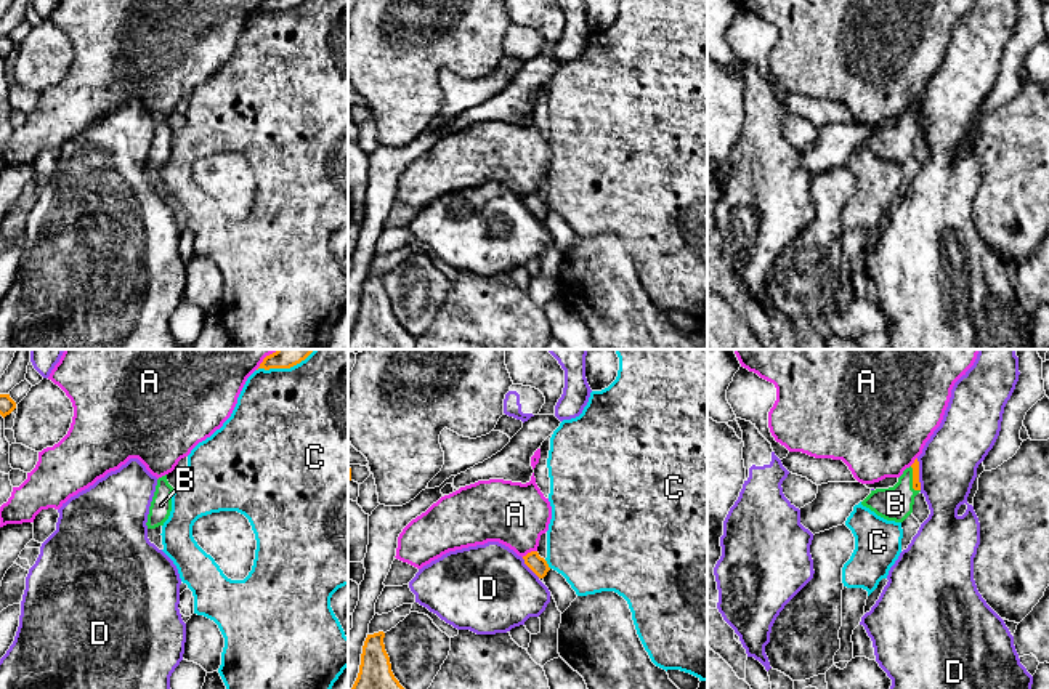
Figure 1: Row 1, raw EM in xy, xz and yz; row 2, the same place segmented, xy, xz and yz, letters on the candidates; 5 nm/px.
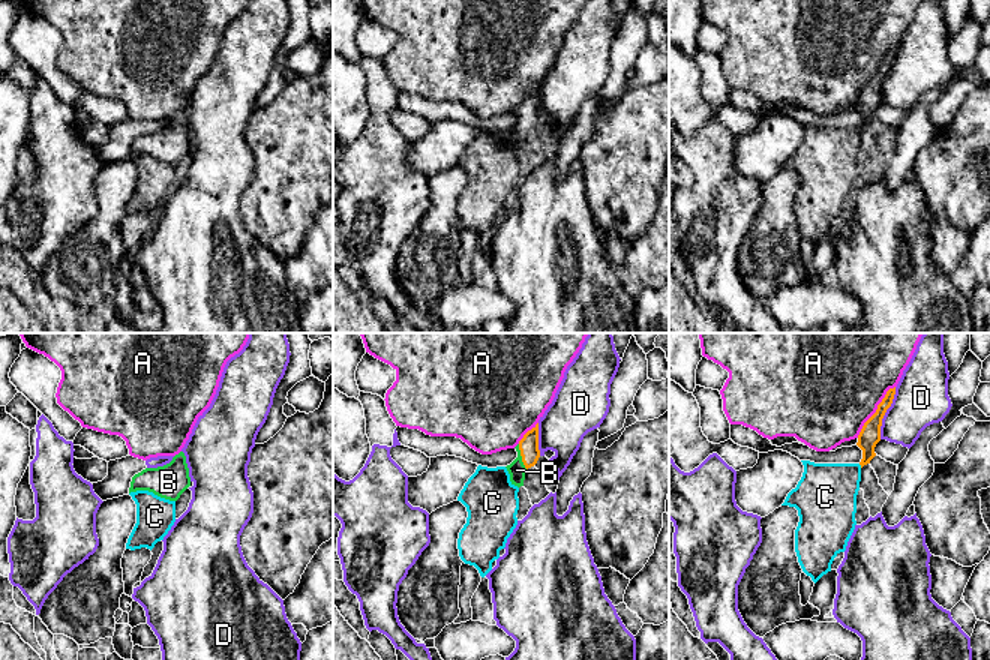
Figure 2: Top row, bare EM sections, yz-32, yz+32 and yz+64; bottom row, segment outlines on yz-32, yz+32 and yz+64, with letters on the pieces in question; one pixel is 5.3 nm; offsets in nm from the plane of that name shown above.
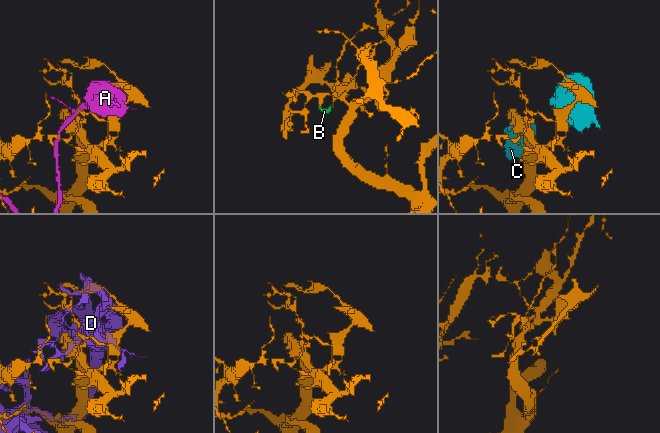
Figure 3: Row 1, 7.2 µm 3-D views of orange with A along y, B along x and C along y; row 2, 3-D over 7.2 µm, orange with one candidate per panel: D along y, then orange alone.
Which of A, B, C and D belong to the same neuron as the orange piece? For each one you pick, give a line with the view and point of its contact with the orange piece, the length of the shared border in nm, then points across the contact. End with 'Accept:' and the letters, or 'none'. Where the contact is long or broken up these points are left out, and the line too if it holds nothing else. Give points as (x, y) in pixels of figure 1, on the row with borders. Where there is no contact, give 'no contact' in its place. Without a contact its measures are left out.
B: yz (913, 481) | 140 nm | across yz (916, 484), (913, 481), (895, 503)
Accept: B

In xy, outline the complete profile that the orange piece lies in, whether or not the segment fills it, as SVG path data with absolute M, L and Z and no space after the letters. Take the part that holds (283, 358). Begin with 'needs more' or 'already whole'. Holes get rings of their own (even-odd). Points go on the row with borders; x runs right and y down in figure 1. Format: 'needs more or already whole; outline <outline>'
already whole; outline M277 349L266 356L258 369L290 369L305 361L314 349Z

